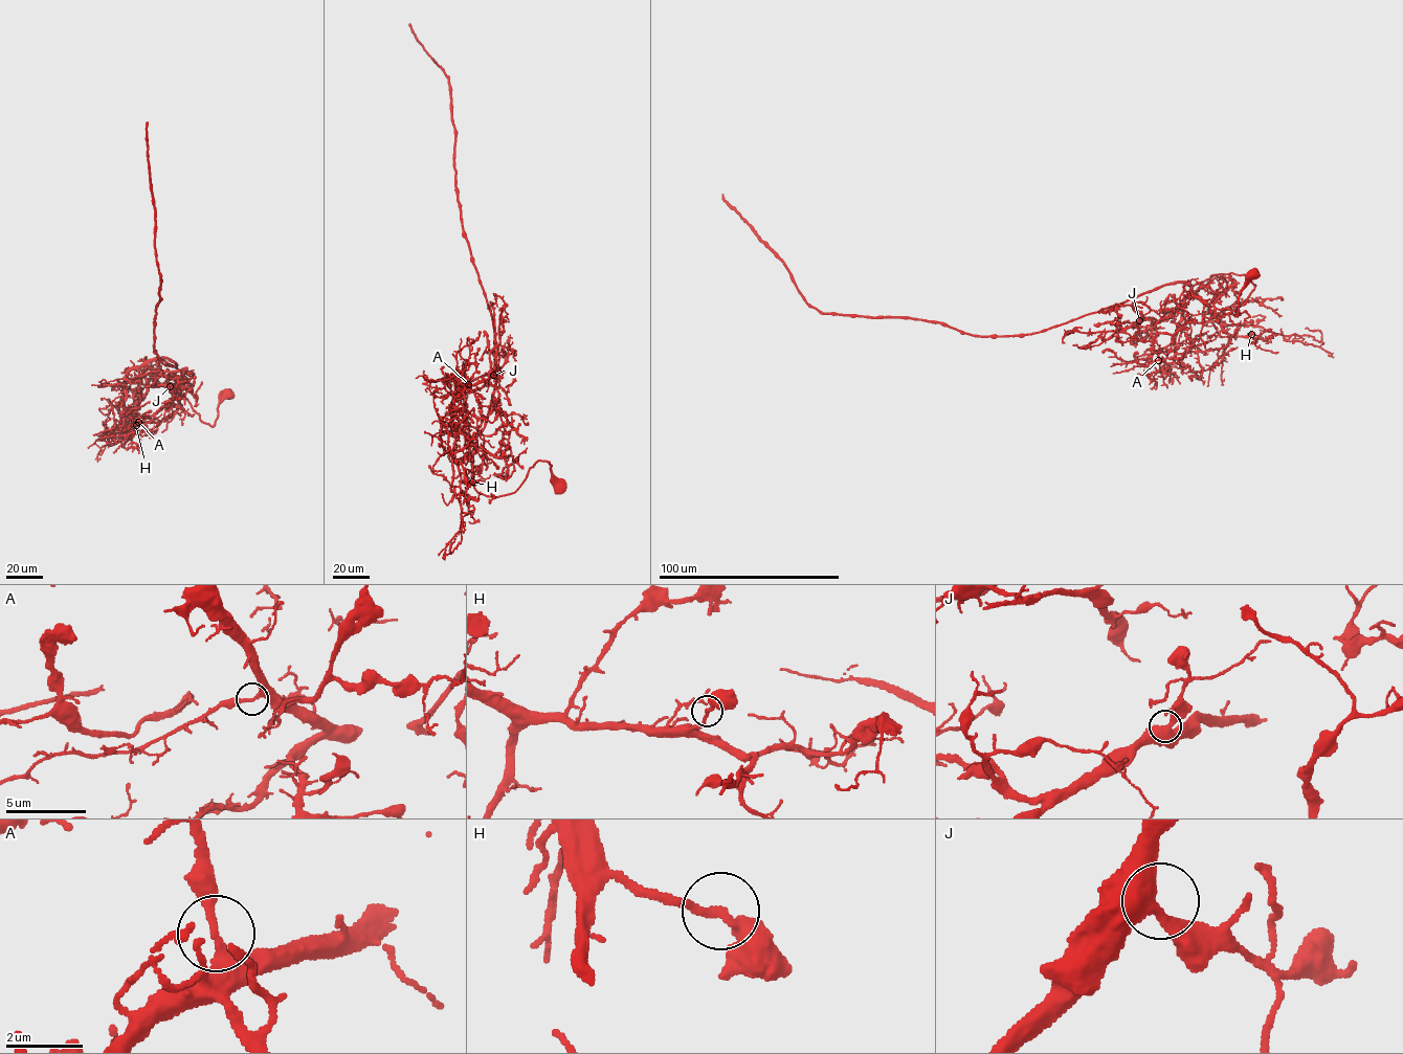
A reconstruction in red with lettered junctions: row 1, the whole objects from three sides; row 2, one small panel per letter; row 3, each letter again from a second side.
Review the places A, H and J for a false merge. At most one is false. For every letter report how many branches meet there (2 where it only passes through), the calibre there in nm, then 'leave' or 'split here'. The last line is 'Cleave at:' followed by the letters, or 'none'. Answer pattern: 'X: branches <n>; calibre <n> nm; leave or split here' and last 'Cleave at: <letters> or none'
A: branches 2; calibre 320 nm; leave
H: branches 2; calibre 280 nm; leave
J: branches 2; calibre 500 nm; leave
Cleave at: none

